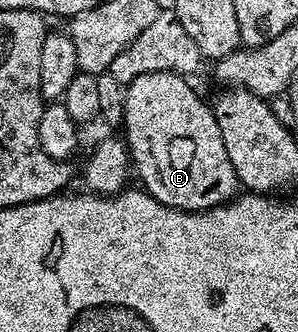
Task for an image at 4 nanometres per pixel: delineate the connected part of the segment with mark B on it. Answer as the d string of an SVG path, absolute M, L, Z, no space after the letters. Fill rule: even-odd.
M155 72L154 74L142 74L134 78L124 88L124 120L122 136L128 145L128 154L134 176L141 180L143 191L150 193L158 202L162 202L171 208L177 208L183 212L204 212L207 208L217 208L220 204L226 204L233 199L238 192L238 181L234 174L234 166L230 166L230 158L226 158L226 146L222 143L222 130L218 130L218 118L213 105L208 104L187 84L185 77L179 72Z

